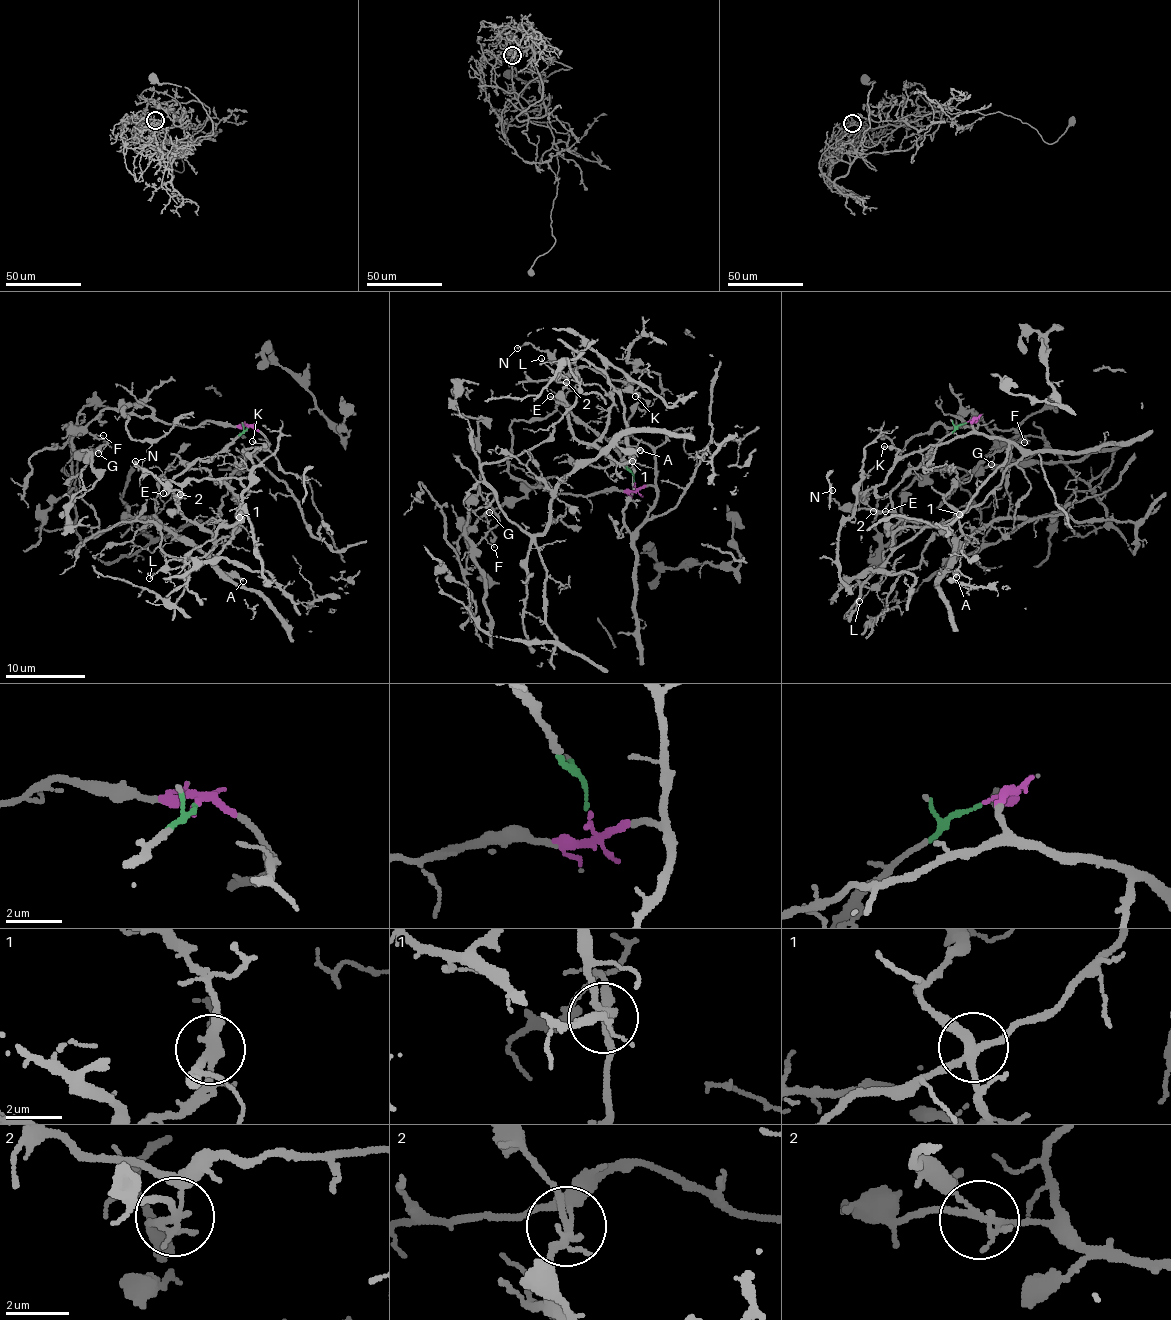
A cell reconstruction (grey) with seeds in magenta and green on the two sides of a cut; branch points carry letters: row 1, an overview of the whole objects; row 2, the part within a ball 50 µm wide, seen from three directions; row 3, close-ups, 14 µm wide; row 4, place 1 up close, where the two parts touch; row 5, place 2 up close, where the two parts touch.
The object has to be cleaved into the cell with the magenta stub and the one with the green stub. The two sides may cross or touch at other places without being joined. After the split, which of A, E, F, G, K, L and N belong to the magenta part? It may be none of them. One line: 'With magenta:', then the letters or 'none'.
With magenta: F, G, K, L

